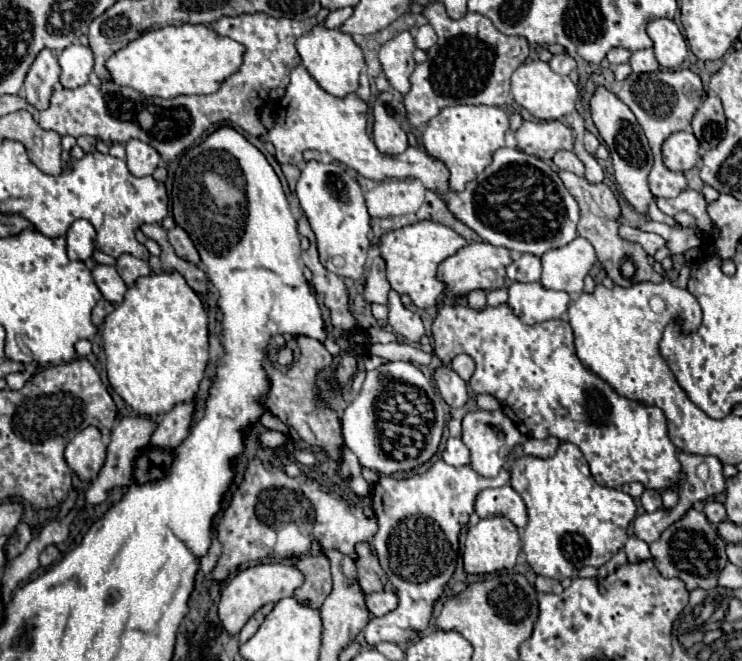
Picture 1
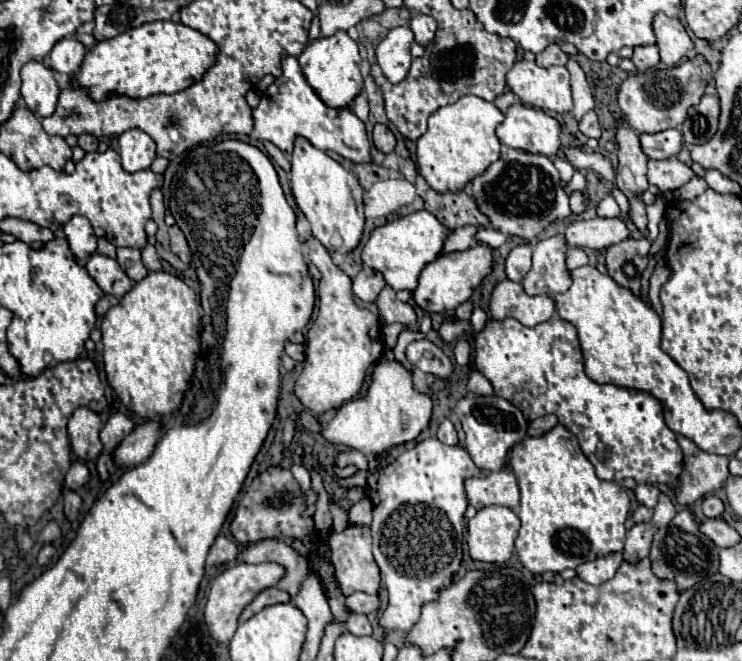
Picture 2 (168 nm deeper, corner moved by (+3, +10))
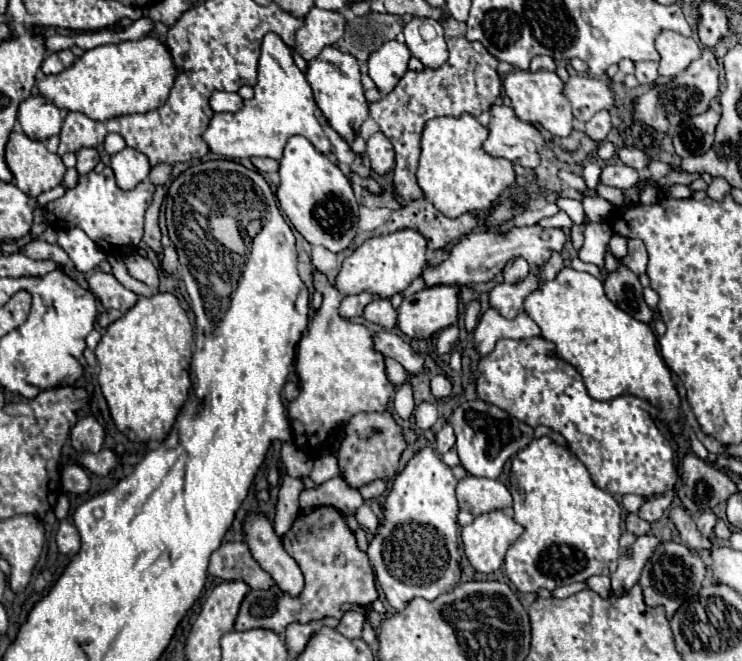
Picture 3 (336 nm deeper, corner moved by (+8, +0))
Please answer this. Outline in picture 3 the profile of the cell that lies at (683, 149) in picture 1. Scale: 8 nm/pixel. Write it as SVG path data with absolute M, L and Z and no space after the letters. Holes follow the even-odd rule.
M620 148L618 152L616 152L616 156L626 164L626 166L630 166L630 168L634 168L634 170L644 170L646 166L648 166L648 156L646 156L646 152L644 150L640 150L640 148Z

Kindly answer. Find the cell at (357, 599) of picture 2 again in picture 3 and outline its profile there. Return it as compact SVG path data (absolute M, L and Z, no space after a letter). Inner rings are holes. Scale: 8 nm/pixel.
M360 610L356 612L346 612L342 618L340 618L340 624L336 626L336 630L354 640L354 638L360 638L360 632L362 632L362 626L364 626L364 614Z

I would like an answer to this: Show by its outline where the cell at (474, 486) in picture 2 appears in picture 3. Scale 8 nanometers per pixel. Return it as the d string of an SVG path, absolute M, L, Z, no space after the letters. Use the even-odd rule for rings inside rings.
M464 476L458 482L456 496L458 496L460 510L470 512L472 516L492 510L504 510L512 506L510 490L502 482L490 478Z

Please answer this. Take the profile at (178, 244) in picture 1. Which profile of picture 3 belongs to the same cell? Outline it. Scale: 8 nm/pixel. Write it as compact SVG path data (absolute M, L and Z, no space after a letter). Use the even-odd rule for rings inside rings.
M170 246L170 248L166 248L162 252L162 268L168 274L176 274L176 270L178 270L178 254L176 254L174 246Z

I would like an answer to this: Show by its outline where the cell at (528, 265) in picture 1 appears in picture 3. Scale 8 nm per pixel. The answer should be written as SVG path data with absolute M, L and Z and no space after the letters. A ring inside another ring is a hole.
M516 258L514 262L510 262L506 268L504 268L504 282L508 284L516 284L520 280L524 280L530 272L530 264L524 260L524 258Z

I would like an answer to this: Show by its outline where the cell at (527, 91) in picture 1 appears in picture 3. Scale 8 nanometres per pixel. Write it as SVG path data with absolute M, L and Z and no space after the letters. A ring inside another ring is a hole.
M512 70L504 78L504 92L512 100L512 108L516 112L516 118L528 124L540 124L544 130L548 130L552 136L568 136L574 128L574 116L572 108L568 108L568 100L564 100L562 88L564 82L554 72L520 72Z

